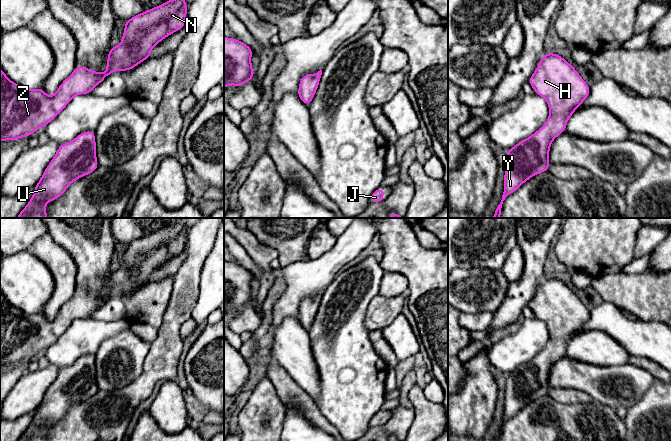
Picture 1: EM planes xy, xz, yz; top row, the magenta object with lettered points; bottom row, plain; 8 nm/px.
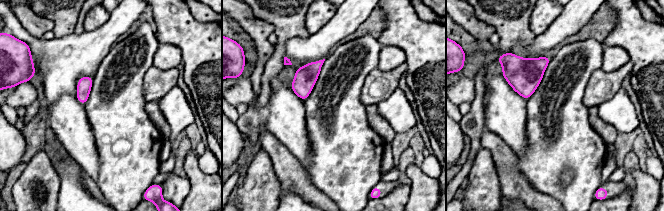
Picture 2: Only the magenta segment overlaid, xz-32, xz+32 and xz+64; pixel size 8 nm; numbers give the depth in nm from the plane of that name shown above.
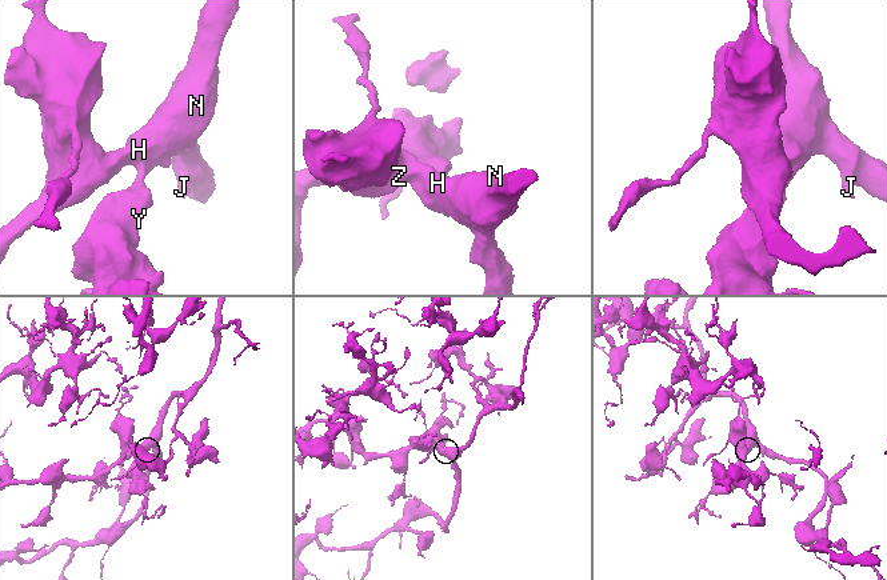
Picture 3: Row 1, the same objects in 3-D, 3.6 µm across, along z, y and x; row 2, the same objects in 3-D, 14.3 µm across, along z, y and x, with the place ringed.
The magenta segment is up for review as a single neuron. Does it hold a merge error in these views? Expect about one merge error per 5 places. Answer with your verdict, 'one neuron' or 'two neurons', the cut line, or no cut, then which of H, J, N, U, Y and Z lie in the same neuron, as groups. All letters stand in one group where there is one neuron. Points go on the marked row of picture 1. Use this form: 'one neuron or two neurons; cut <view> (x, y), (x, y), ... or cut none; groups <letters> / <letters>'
one neuron; cut none; groups H J N U Y Z

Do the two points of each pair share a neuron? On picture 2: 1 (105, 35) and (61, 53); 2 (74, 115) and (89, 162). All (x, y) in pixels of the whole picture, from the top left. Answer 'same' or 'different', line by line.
1: same
2: same

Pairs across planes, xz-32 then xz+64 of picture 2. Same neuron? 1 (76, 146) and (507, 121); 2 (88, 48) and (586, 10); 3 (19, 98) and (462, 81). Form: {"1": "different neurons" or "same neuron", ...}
{"1": "same neuron", "2": "same neuron", "3": "same neuron"}

